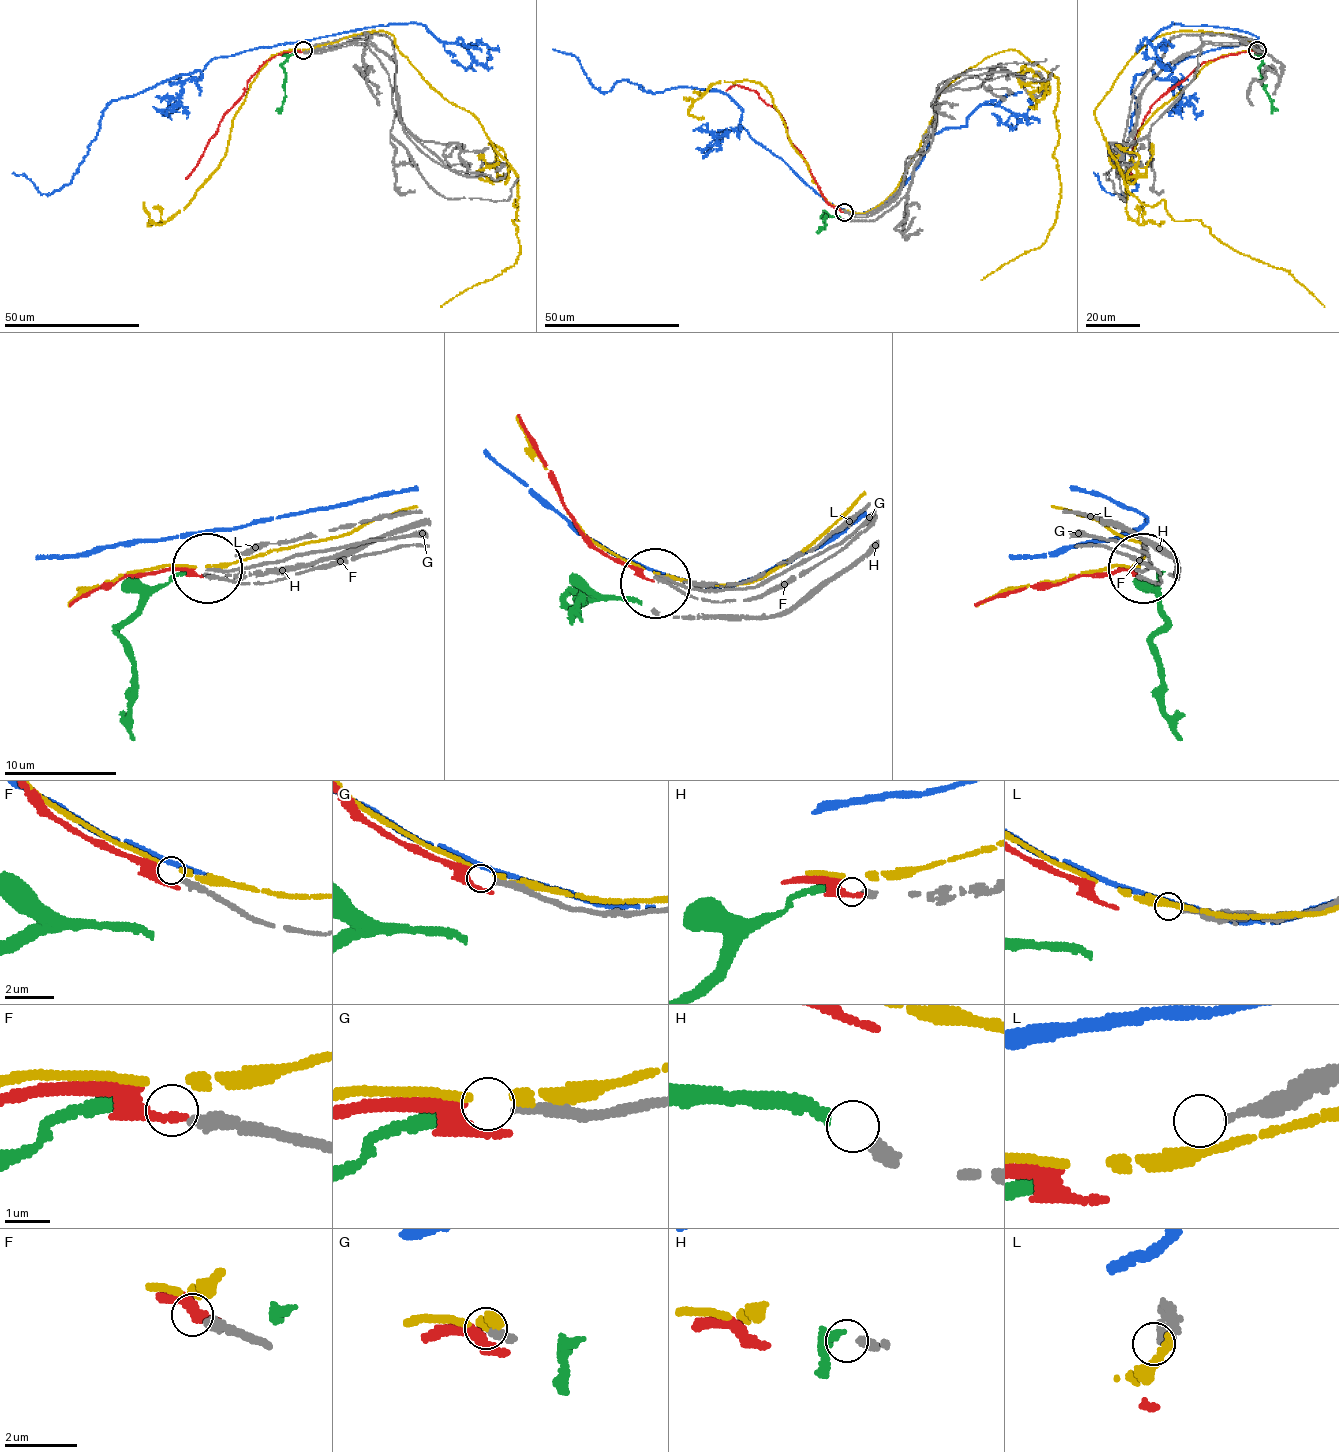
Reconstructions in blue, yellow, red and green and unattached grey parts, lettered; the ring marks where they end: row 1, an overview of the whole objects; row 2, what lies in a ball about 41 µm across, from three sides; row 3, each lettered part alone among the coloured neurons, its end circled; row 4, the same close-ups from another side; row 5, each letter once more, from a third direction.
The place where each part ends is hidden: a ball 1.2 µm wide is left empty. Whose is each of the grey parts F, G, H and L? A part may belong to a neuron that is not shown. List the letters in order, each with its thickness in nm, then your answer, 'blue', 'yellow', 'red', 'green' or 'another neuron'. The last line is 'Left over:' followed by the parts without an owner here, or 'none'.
F: calibre 260 nm; another neuron
G: calibre 240 nm; red
H: calibre 280 nm; green
L: calibre 180 nm; another neuron
Left over: F, L

